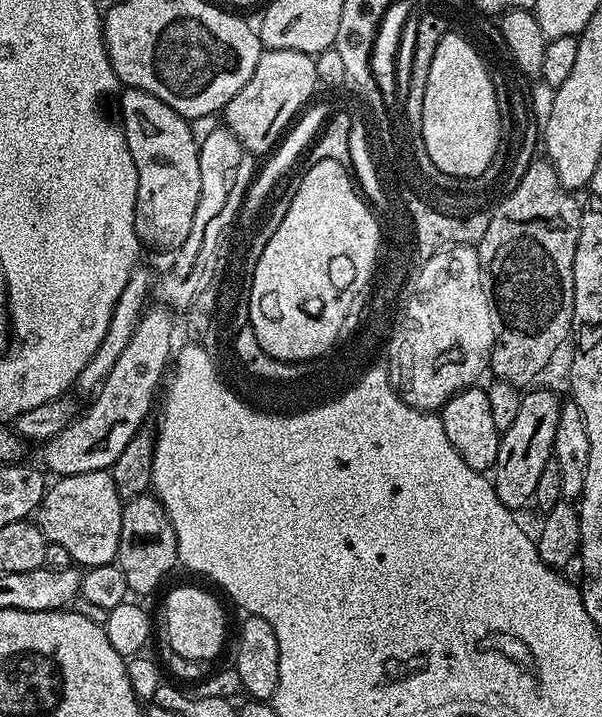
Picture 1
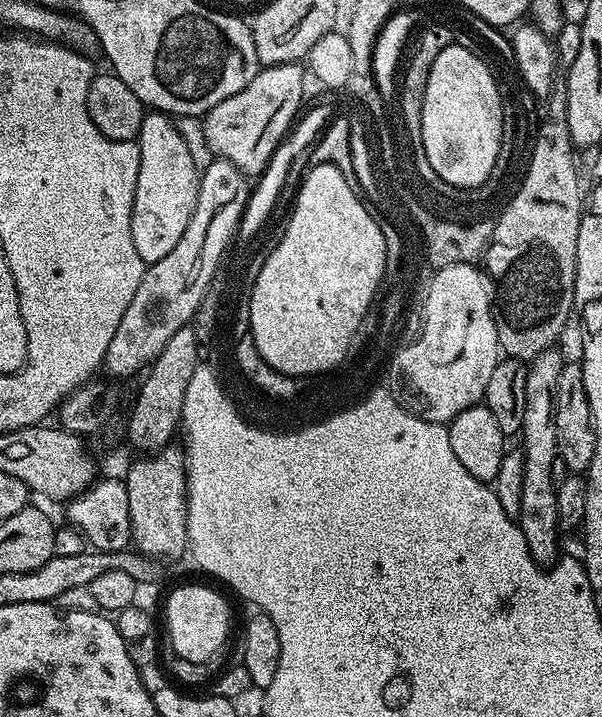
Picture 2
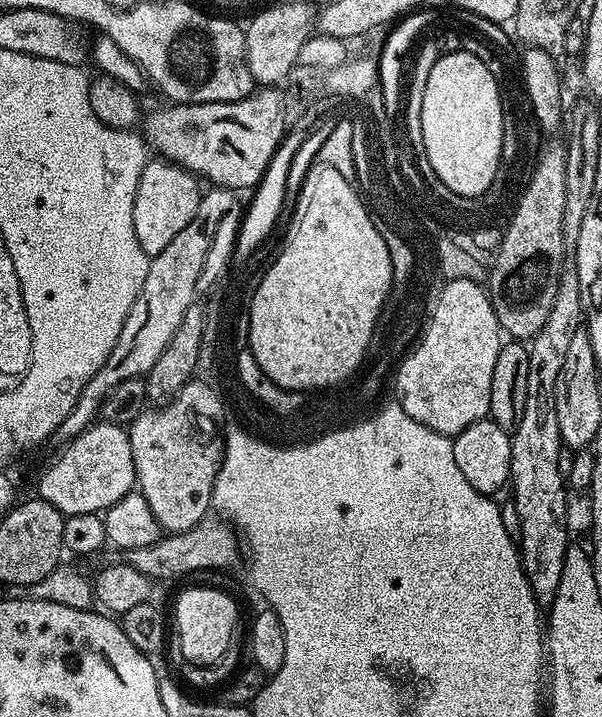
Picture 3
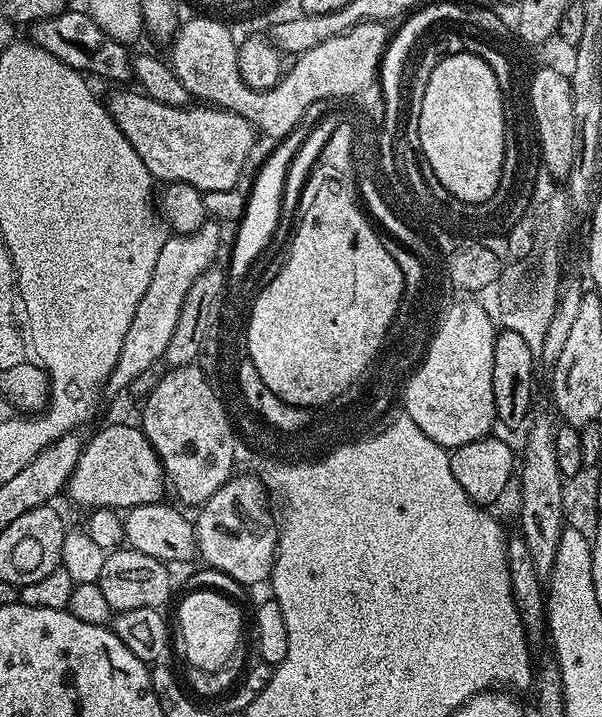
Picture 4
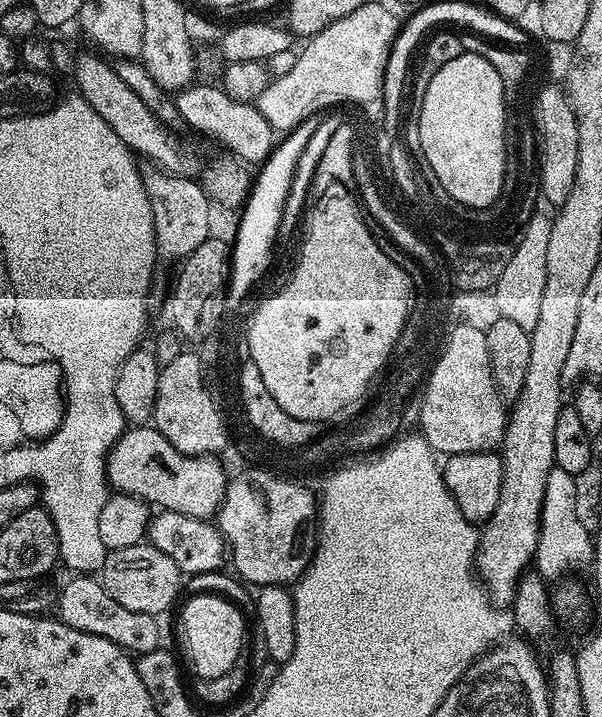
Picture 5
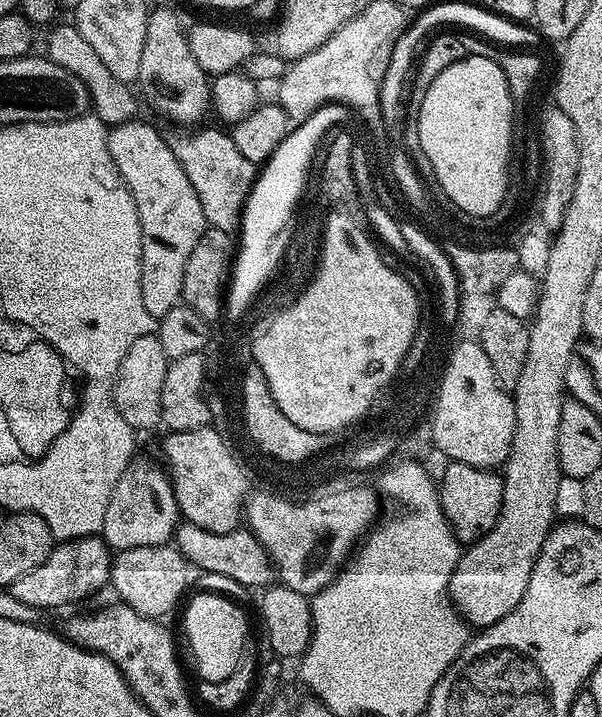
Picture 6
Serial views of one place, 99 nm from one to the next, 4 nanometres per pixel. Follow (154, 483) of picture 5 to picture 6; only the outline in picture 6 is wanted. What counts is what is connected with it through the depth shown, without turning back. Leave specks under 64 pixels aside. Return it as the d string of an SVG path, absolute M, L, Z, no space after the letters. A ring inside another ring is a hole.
M209 426L186 432L168 432L165 437L163 463L172 482L181 517L187 523L202 526L202 530L210 530L214 534L226 534L241 527L250 486L241 479L220 433Z

